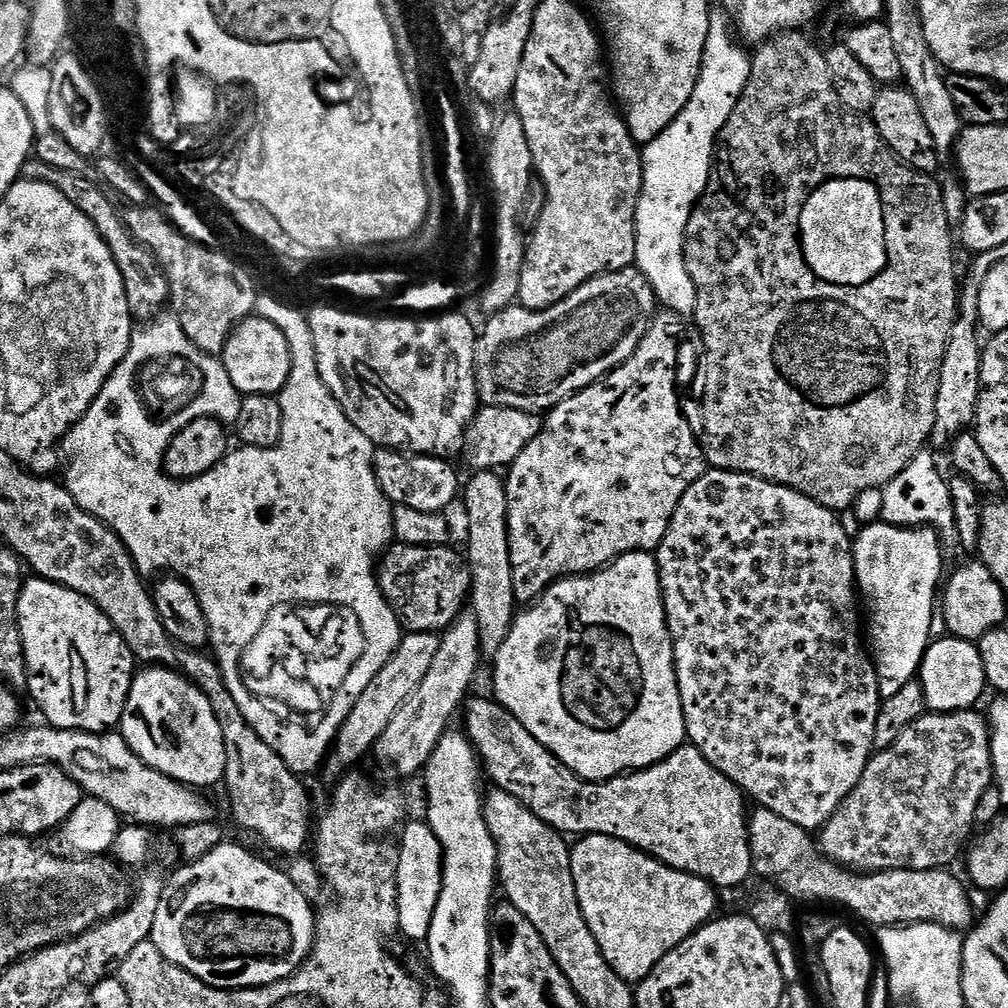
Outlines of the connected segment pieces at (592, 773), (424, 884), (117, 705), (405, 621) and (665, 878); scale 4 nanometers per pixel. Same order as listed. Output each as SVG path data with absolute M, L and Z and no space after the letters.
M631 552L619 556L591 578L565 578L551 584L535 604L527 605L517 615L506 642L502 642L496 651L494 663L492 688L496 691L493 692L496 701L507 712L514 714L514 718L518 718L518 722L522 722L522 726L526 726L526 730L530 730L530 734L546 746L546 750L550 750L571 772L584 780L613 780L616 776L661 764L667 756L685 747L684 711L676 681L676 659L664 613L664 595L660 593L660 571L651 552Z
M409 821L401 831L399 843L399 864L396 881L399 892L399 924L402 936L412 940L425 941L429 934L433 911L437 908L438 894L441 893L443 852L441 843L429 825Z
M39 578L23 581L16 617L20 627L20 637L24 647L24 657L28 667L26 692L32 695L34 703L40 707L47 723L53 728L78 730L79 732L107 732L120 723L128 695L132 689L132 677L138 671L138 661L126 646L122 634L82 594L63 588L49 580Z
M393 543L380 557L376 580L389 606L408 632L443 633L460 617L472 591L472 571L452 546Z
M612 836L577 839L572 848L572 873L582 914L606 962L614 974L633 986L645 980L670 950L717 915L718 892L710 881L674 870Z

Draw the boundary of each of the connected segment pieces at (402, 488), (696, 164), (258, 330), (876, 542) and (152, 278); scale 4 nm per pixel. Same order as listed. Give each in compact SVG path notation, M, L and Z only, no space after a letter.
M377 447L372 469L378 478L378 486L382 486L386 498L393 506L444 514L455 500L457 503L462 492L462 479L448 464L451 463L439 456L421 456Z
M722 10L713 11L708 21L698 82L694 94L690 94L690 102L686 102L682 114L678 114L658 138L642 148L644 181L636 211L635 267L646 274L650 286L656 291L657 301L667 311L685 318L696 315L696 291L684 261L684 235L692 209L708 188L720 131L726 126L730 114L734 114L734 106L738 106L738 98L742 98L742 90L748 85L752 56L743 50L728 15Z
M253 314L230 334L222 353L222 361L230 380L244 396L276 396L290 378L290 342L286 342L286 334L282 334L274 322L265 316Z
M877 522L861 527L859 531L855 533L852 545L856 586L866 605L866 640L870 645L872 662L876 665L880 694L886 697L902 690L906 682L917 679L920 664L932 640L930 626L932 615L938 608L938 589L945 575L945 553L942 551L940 535L933 528L900 527Z
M35 158L29 159L25 164L22 176L25 180L40 180L44 184L54 186L62 194L66 194L66 198L70 198L70 202L74 202L74 206L78 206L78 210L82 210L82 214L86 214L86 218L90 218L90 222L94 222L98 234L102 234L106 246L114 254L114 260L118 262L118 270L122 274L122 282L133 321L155 321L165 311L163 308L166 308L170 300L168 279L152 250L139 244L130 234L125 213L123 211L120 213L116 209L114 202L116 200L95 179L92 181L88 174L70 170L54 170L50 166L46 166L46 162Z

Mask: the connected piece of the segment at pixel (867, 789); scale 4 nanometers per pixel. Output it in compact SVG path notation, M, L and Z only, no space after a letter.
M969 710L925 714L920 717L918 722L914 722L906 730L902 730L902 738L898 738L898 742L894 742L894 746L879 749L872 759L868 761L868 765L858 782L858 786L854 786L854 790L850 790L850 794L842 802L842 806L838 806L838 810L834 810L831 818L824 823L823 828L819 829L818 847L820 851L825 856L829 856L836 864L842 865L843 868L851 868L857 872L934 870L935 868L948 868L952 866L952 863L959 858L960 851L962 851L962 856L966 845L969 843L968 835L971 834L972 828L974 829L974 825L976 824L976 811L978 810L978 802L982 802L982 794L986 794L986 790L993 787L994 784L990 725L987 719L981 713L979 716L977 712L976 710Z

